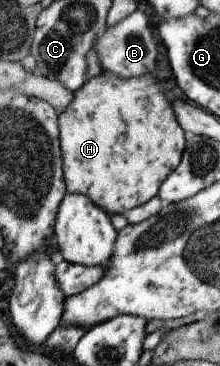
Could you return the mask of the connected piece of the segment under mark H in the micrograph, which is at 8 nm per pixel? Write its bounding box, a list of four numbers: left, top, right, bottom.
[57,71,187,215]

